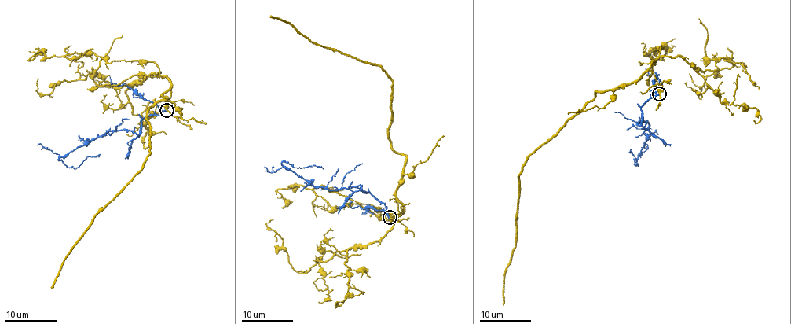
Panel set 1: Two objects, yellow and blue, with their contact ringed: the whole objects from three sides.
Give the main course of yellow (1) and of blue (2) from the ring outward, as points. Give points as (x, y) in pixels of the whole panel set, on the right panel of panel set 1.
1: (659, 93), (650, 71), (613, 90), (596, 91), (527, 160), (518, 179), (517, 239), (504, 275), (503, 305)
2: (659, 93), (640, 108), (638, 125), (647, 122), (650, 132), (634, 161), (637, 166), (631, 149)

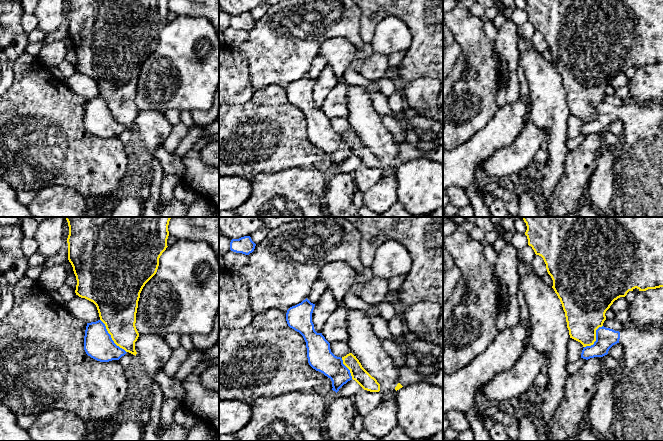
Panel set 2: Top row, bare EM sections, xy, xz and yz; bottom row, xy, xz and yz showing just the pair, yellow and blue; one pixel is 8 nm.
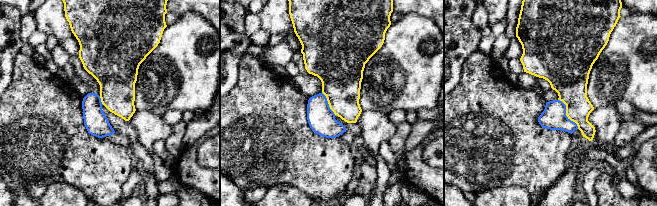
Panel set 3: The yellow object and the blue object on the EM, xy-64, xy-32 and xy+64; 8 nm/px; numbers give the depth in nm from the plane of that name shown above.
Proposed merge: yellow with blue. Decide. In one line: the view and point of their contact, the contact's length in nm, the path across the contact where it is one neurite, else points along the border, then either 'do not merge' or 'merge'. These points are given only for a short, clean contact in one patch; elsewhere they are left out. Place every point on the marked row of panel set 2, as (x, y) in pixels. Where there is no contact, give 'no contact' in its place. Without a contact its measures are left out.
xy (111, 337) | 340 nm | along xy (100, 319), (111, 339), (126, 352) | do not merge

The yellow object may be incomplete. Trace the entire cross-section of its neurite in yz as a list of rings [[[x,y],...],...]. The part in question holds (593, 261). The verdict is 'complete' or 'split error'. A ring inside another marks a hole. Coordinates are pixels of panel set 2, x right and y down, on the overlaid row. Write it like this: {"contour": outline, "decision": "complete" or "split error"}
{"contour": [[[522,217],[526,223],[525,235],[528,245],[536,255],[543,258],[548,274],[553,280],[557,294],[565,312],[567,328],[570,338],[580,342],[583,347],[591,346],[596,341],[596,330],[603,326],[606,320],[605,313],[615,300],[625,297],[629,291],[637,288],[639,291],[663,287],[663,217]]], "decision": "complete"}

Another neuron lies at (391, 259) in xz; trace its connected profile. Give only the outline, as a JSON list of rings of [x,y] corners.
[[[387,240],[375,252],[371,263],[373,277],[389,280],[392,277],[407,276],[413,265],[407,248],[394,240]]]

